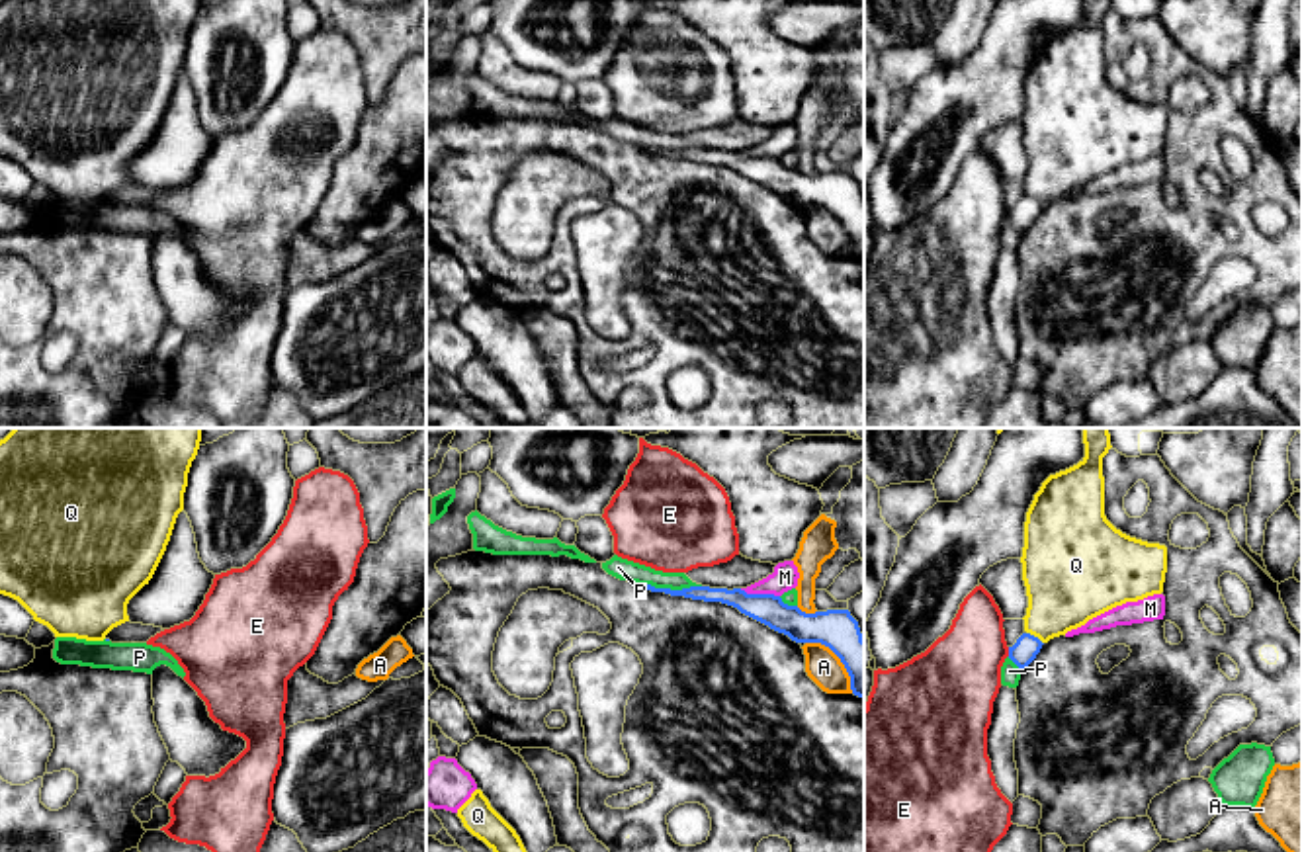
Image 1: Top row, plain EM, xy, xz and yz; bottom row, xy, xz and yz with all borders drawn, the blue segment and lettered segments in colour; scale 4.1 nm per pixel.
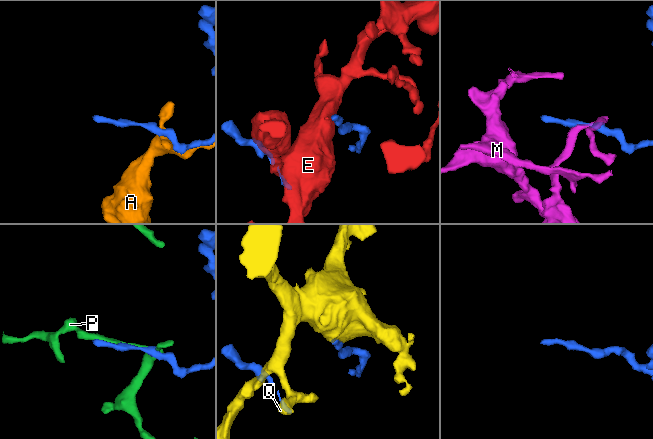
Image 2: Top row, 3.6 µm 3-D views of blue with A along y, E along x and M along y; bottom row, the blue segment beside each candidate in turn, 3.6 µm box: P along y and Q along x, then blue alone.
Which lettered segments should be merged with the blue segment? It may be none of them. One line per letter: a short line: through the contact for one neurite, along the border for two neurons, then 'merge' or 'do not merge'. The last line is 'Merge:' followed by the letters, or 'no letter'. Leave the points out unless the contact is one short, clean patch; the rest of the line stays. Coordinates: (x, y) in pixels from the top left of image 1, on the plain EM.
A: do not merge
E: line yz (1007, 210), (1009, 217); do not merge
M: do not merge
P: do not merge
Q: do not merge
Merge: no letter

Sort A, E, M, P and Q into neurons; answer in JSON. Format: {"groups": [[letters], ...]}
{"groups": [["A"], ["E"], ["M"], ["P"], ["Q"]]}

